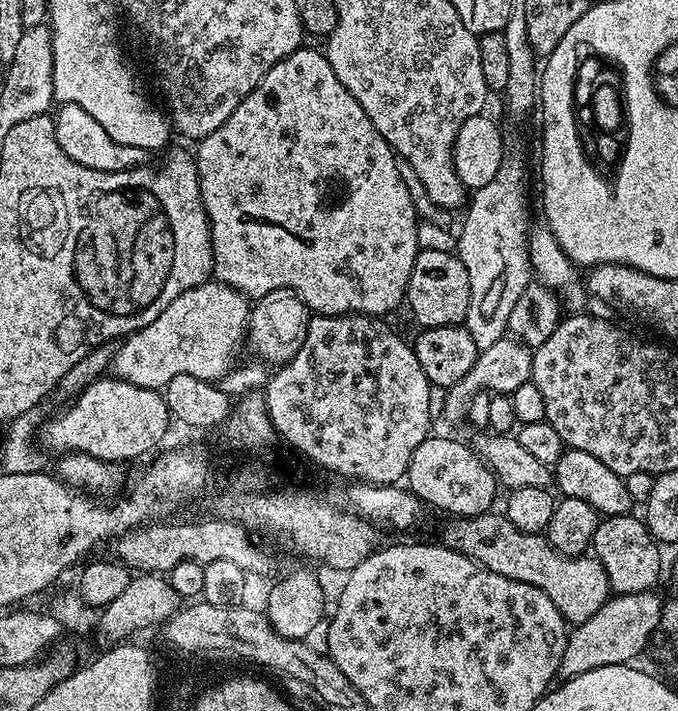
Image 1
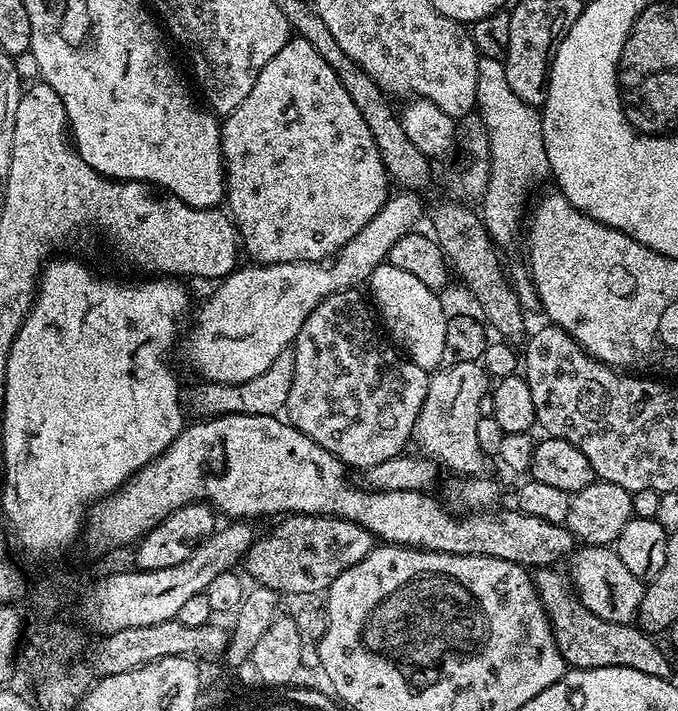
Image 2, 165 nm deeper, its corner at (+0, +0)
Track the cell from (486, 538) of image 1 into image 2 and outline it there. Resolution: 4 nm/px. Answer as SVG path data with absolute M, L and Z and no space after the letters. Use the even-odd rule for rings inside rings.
M580 546L566 561L566 575L580 595L582 606L598 618L615 624L632 624L639 617L645 581L634 578L612 546Z

